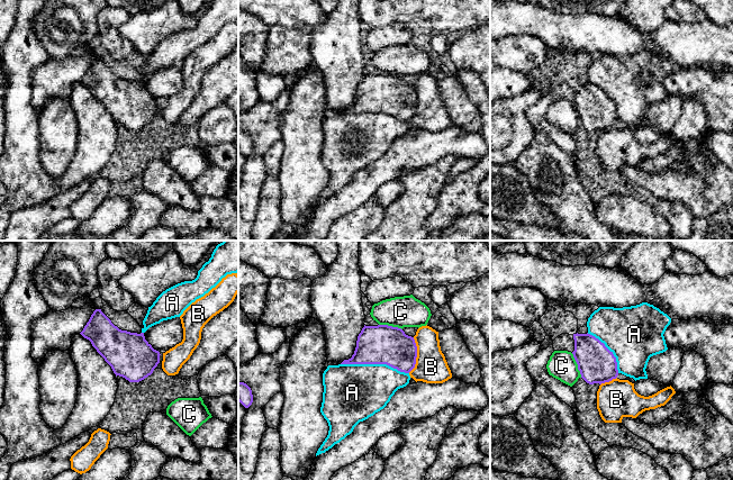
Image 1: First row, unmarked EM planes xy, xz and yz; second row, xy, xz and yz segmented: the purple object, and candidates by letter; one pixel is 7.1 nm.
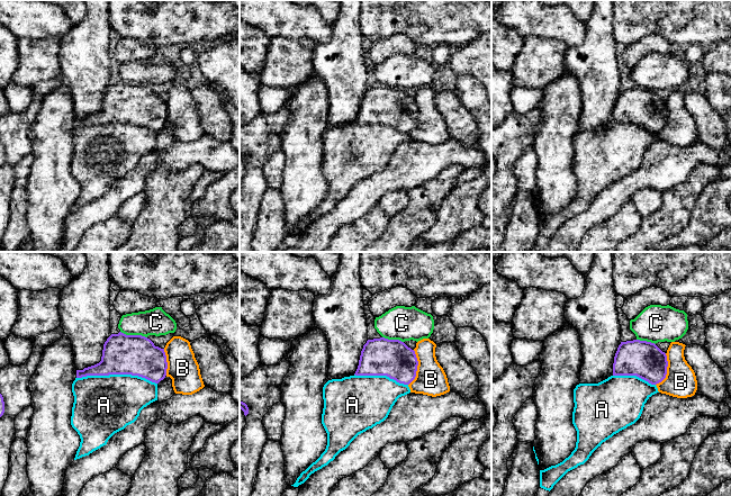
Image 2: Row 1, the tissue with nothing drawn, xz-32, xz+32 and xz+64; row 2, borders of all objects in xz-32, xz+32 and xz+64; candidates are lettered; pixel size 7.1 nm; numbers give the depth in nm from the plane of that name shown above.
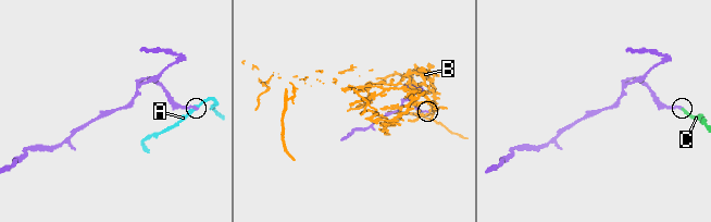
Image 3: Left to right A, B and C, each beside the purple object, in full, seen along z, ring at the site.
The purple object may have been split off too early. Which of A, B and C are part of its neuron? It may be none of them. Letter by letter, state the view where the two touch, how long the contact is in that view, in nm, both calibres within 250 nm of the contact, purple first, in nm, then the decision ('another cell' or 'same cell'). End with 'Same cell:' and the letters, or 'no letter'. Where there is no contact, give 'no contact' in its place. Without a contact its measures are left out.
A: contact in xz; length 500 nm; calibres 280 and 400 nm; another cell
B: contact in xz; length 260 nm; calibres 280 and 220 nm; another cell
C: contact in yz; length 190 nm; calibres 280 and 200 nm; same cell
Same cell: C

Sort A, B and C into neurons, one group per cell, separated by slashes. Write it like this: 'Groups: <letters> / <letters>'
Groups: A / B / C

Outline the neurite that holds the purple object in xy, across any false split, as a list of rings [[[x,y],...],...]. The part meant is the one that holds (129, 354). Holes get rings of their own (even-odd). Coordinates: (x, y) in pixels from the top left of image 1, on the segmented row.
[[[96,309],[80,333],[111,366],[114,373],[129,382],[151,375],[160,363],[160,352],[145,339],[144,333],[121,330]]]

